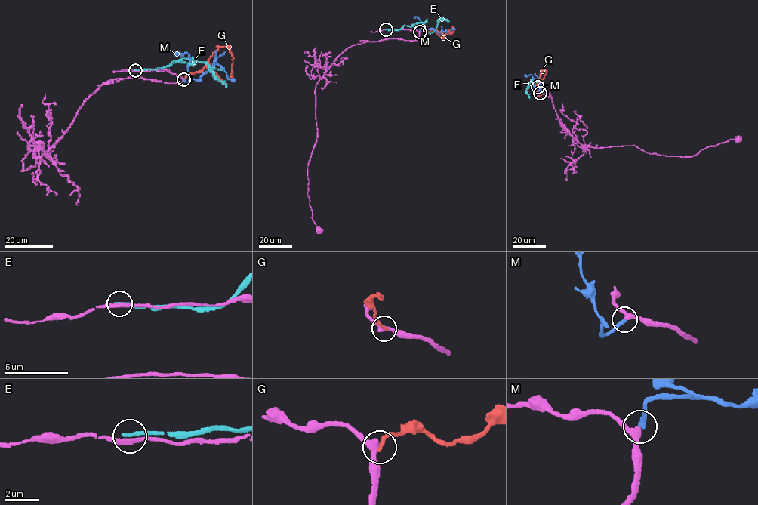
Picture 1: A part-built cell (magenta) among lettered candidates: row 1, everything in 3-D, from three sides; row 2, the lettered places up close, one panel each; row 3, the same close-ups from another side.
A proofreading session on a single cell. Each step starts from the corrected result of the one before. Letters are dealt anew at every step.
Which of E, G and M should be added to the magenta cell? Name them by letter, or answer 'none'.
M

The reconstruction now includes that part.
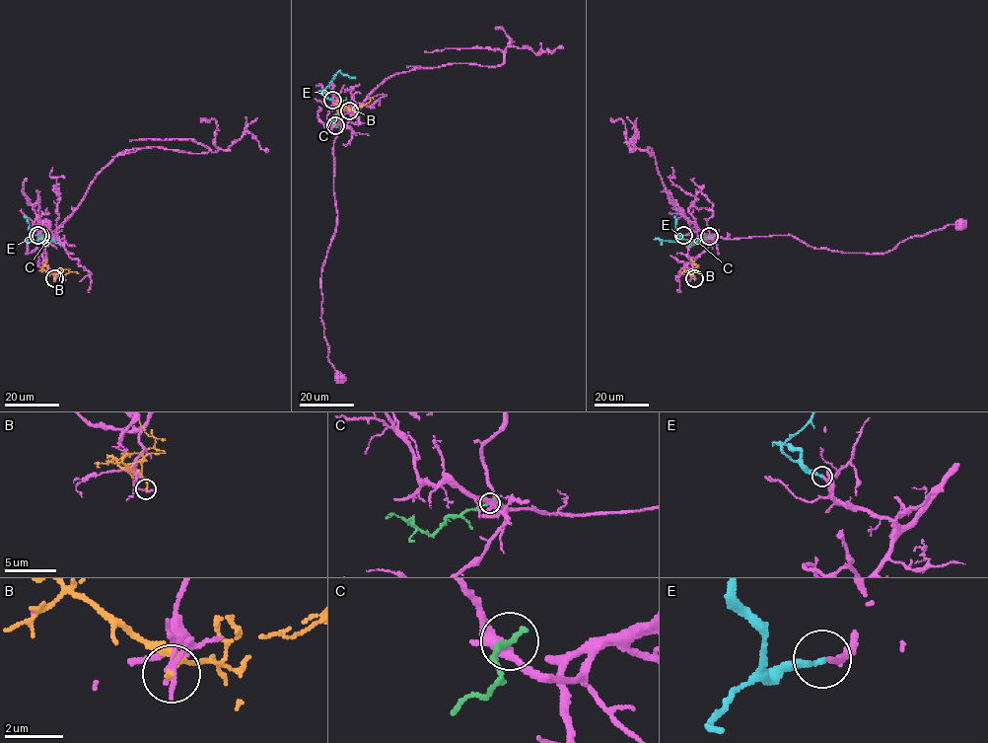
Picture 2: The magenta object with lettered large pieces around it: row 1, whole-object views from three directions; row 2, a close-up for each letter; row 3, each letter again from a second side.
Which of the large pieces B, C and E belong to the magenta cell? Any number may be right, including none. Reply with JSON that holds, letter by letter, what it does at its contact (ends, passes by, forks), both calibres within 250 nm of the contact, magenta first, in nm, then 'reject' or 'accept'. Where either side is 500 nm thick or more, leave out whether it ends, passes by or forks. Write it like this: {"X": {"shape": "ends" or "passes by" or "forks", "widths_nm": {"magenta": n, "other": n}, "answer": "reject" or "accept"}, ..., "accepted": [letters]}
{"B": {"shape": "ends", "widths_nm": {"magenta": 110, "other": 180}, "answer": "reject"}, "C": {"shape": "ends", "widths_nm": {"magenta": 320, "other": 260}, "answer": "reject"}, "E": {"shape": "ends", "widths_nm": {"magenta": 190, "other": 220}, "answer": "accept"}, "accepted": ["E"]}

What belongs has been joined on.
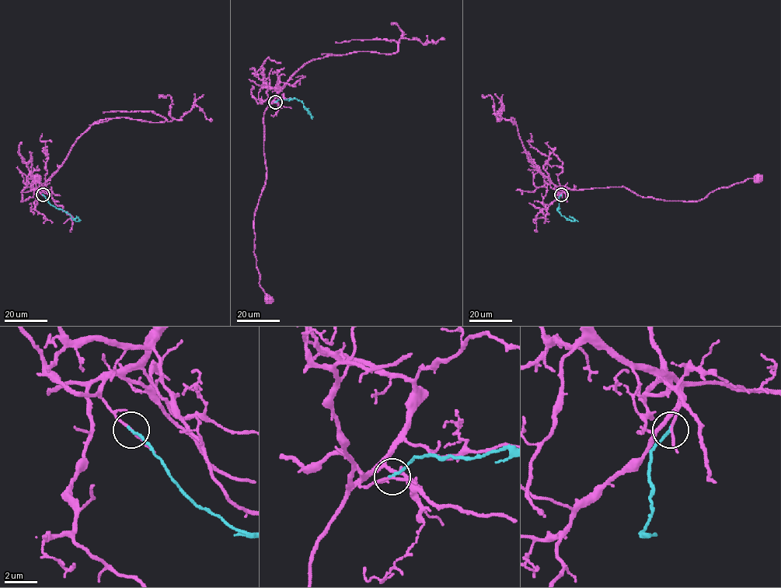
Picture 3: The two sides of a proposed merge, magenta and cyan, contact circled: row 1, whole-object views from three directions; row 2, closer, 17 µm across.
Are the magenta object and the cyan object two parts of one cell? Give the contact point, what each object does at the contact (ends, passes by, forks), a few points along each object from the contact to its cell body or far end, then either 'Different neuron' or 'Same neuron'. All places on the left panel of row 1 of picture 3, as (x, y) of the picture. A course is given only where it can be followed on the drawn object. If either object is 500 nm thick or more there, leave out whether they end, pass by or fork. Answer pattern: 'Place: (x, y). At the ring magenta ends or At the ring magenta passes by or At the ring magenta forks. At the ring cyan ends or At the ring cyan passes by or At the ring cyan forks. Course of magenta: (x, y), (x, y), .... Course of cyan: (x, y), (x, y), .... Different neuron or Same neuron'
Place: (43, 194). At the ring magenta passes by. At the ring cyan ends. Course of magenta: (42, 194), (32, 187), (32, 197), (21, 201), (27, 181), (36, 179). Course of cyan: (42, 194), (51, 204), (69, 215), (75, 221), (79, 220), (76, 216). Different neuron

